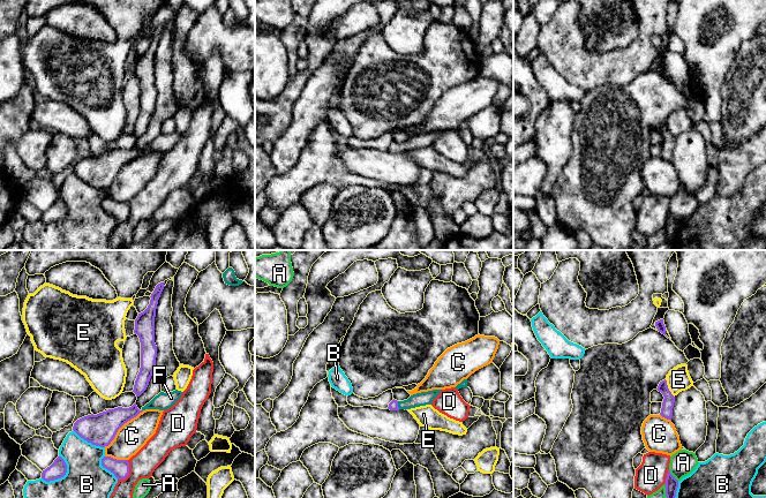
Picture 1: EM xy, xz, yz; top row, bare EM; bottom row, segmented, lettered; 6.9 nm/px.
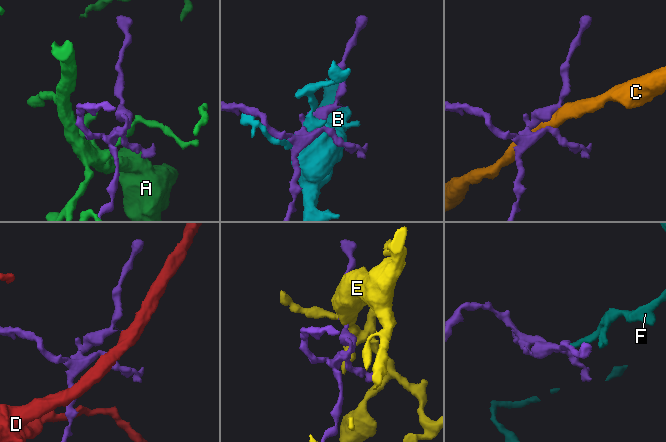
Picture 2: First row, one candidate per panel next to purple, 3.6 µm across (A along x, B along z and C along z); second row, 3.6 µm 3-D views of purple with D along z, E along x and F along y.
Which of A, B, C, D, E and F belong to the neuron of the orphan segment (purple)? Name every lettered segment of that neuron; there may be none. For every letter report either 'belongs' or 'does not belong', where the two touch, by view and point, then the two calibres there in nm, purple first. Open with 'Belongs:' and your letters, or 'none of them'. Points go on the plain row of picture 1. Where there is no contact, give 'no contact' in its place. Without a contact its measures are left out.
Belongs: F
A: does not belong | yz (671, 217) | 90/180 nm
B: does not belong | xy (62, 218) | 120/480 nm
C: does not belong | xy (121, 167) | 220/200 nm
D: does not belong | xy (128, 214) | 120/180 nm
E: does not belong | yz (668, 130) | 80/160 nm
F: belongs | xz (397, 146) | 60/100 nm

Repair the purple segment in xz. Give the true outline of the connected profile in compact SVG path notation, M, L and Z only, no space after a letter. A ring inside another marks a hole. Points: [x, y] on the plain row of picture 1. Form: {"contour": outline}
{"contour": "M433 131L428 134L421 134L411 137L407 142L397 143L392 142L389 145L388 151L390 152L399 152L399 151L411 151L420 148L431 146L433 142L442 134L442 131Z"}

